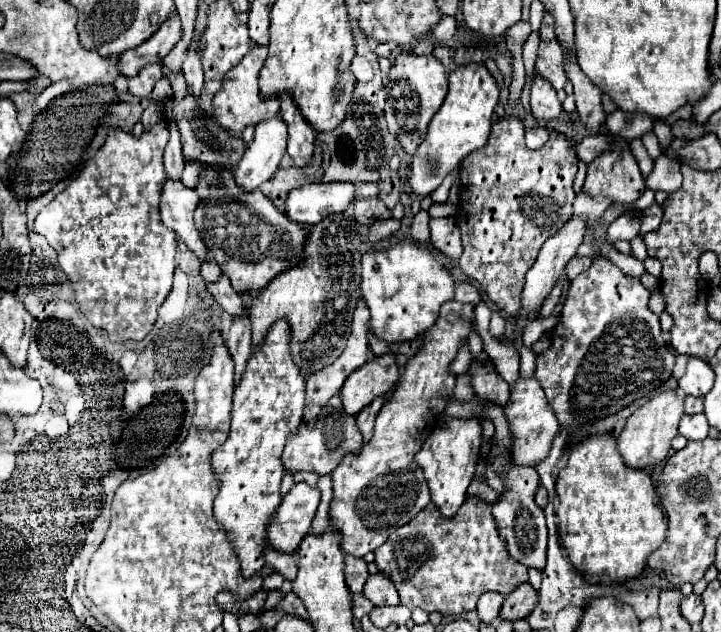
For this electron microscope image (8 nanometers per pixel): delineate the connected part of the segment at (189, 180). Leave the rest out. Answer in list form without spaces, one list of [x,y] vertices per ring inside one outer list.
[[[185,161],[182,182],[188,188],[194,188],[200,179],[200,167],[196,161]]]

